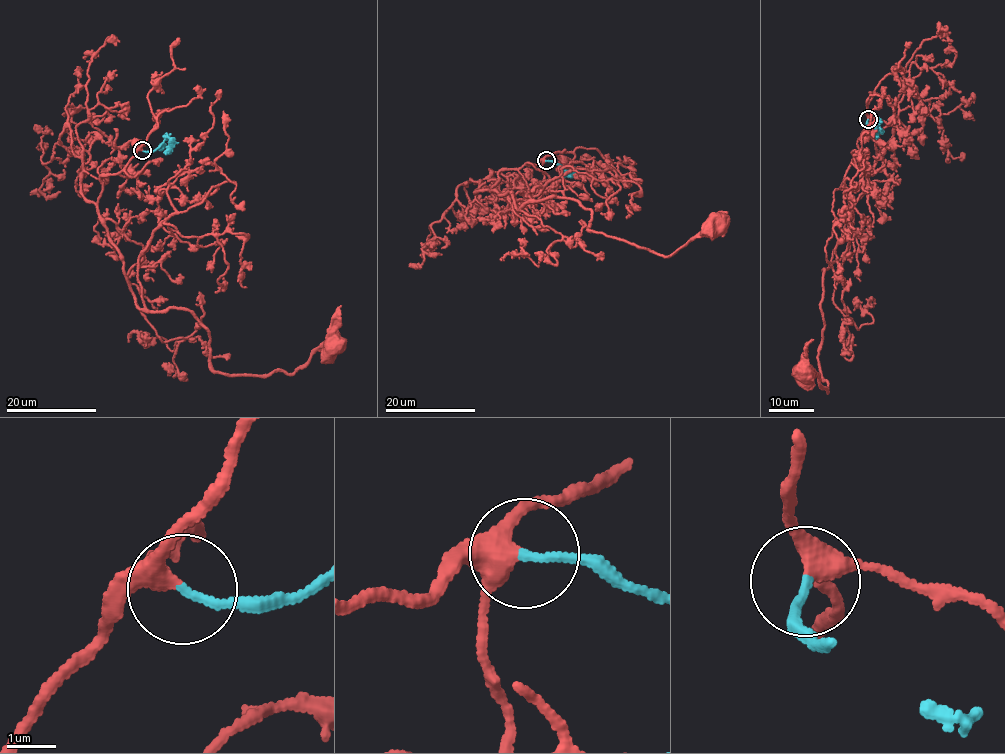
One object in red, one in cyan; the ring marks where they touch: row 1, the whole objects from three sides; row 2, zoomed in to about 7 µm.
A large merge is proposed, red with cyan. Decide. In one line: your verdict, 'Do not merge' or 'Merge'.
Merge

